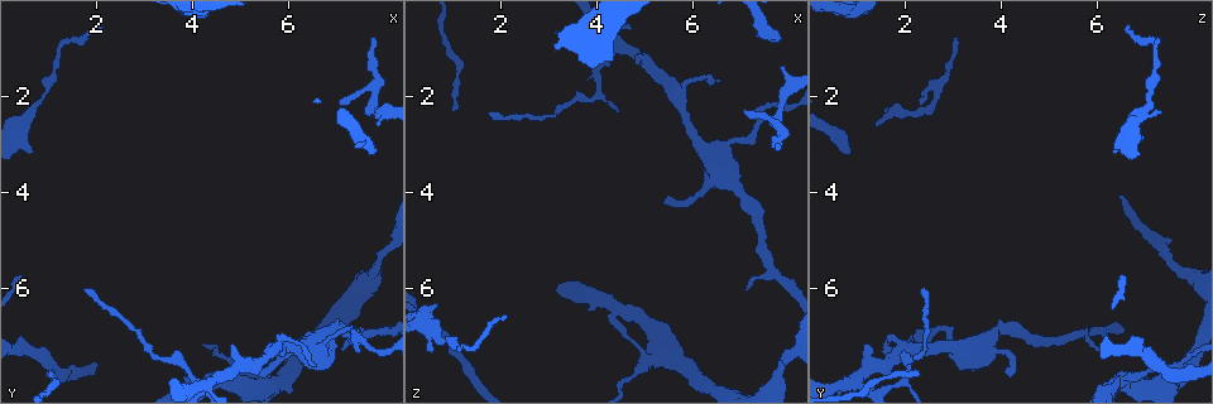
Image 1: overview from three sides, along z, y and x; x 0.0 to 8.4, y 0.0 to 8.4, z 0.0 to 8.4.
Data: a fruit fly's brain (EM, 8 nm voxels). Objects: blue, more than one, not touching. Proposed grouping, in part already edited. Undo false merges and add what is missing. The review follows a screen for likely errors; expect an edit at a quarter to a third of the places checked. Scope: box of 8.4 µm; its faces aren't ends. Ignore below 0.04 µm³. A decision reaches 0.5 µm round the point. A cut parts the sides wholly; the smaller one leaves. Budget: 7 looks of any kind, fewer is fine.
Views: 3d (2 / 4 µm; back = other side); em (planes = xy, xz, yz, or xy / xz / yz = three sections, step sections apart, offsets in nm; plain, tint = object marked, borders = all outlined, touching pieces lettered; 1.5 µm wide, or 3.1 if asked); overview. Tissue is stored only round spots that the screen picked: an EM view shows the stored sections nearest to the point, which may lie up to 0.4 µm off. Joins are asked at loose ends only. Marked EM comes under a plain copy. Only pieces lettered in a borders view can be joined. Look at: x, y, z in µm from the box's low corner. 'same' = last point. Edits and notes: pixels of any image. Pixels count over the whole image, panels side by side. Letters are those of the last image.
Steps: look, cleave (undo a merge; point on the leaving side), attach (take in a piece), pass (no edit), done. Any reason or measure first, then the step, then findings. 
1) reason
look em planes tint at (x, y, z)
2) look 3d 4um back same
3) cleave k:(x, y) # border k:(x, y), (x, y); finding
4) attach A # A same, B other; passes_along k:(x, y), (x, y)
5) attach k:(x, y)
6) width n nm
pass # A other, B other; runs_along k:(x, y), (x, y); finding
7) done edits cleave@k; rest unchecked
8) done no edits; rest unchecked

branch stops here
look em planes borders at (2.15, 0.50, 6.65)

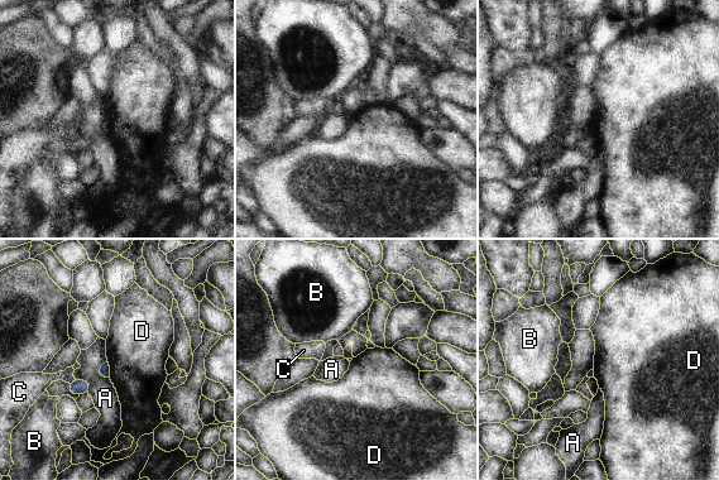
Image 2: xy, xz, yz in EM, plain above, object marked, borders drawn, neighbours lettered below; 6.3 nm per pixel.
pass # A other, B other, C other, D other; border 2:(108, 361), (110, 377); none of them fits

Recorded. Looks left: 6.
tapers out
look em xz step 8 borders at (5.40, 7.85, 4.30)

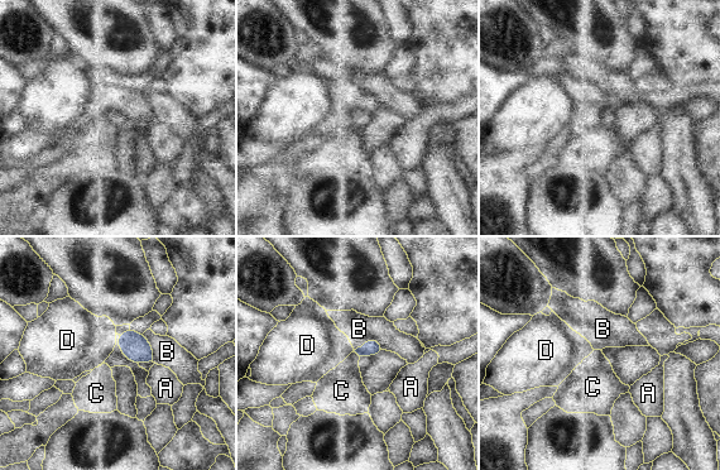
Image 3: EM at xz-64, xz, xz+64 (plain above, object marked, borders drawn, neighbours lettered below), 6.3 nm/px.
look em xy step 8 borders same

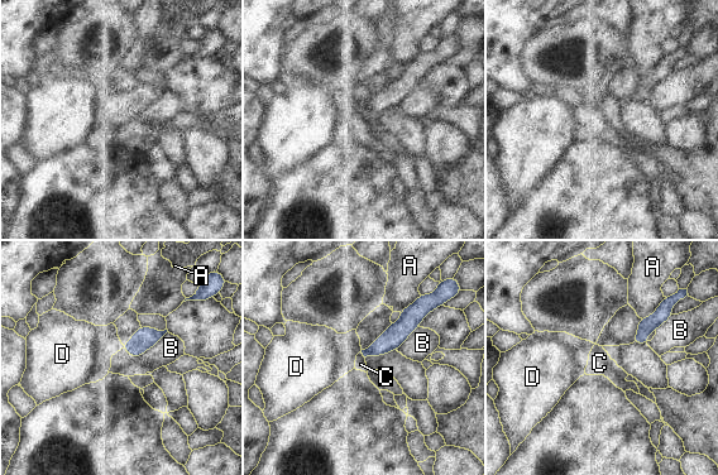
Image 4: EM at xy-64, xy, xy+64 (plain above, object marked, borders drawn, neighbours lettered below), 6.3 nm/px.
pass # A other, B other, C other, D other; runs_along 4:(421, 313), (383, 345), (365, 353); none of them fits

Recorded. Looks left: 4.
thin arm on a thick one
look em planes borders at (5.10, 7.75, 7.50)

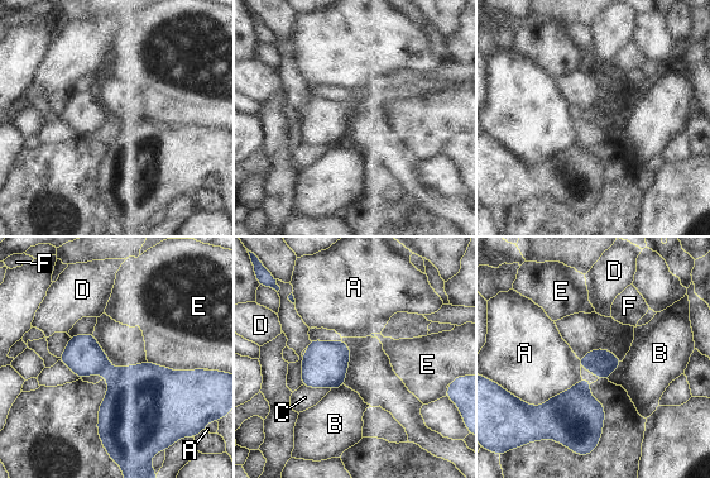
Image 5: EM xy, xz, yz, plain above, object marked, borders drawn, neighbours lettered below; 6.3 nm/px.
width 170 nm
cleave 5:(84, 355) # A other, B other, C other, D other, E other, F other; border 5:(113, 368), (105, 377); two cells meet here

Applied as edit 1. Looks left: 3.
done edits cleave@5; rest unchecked

